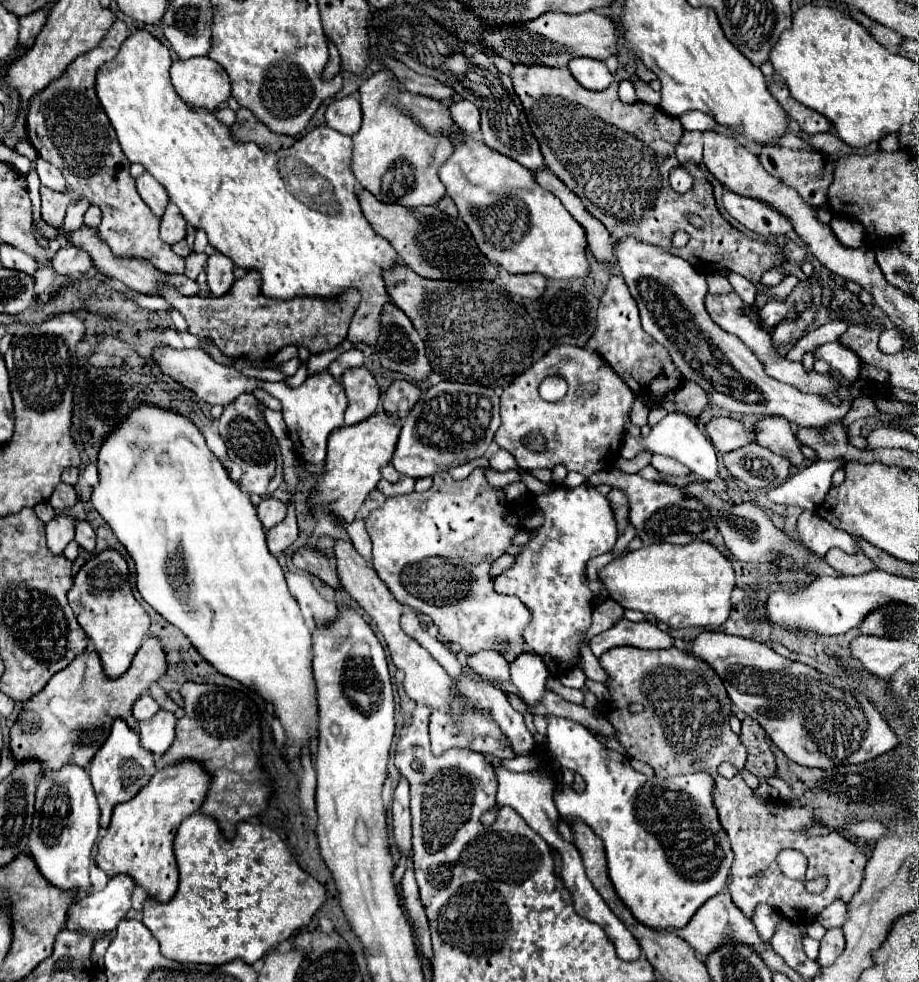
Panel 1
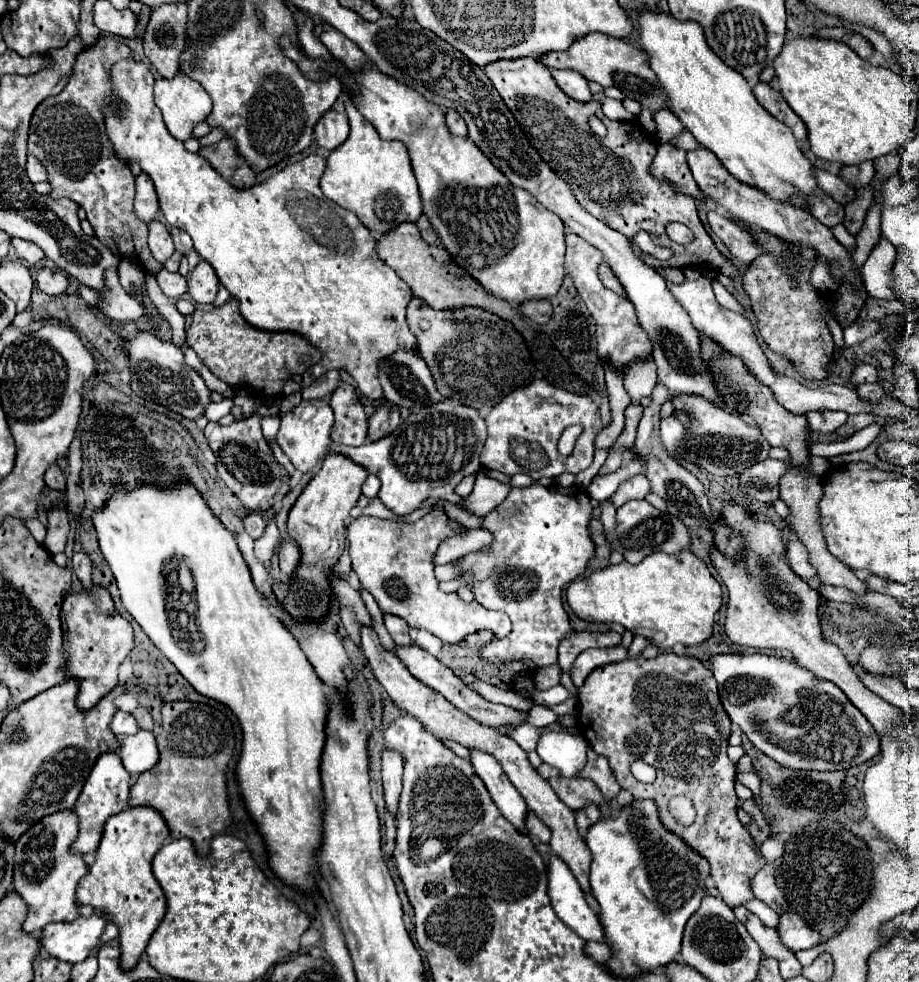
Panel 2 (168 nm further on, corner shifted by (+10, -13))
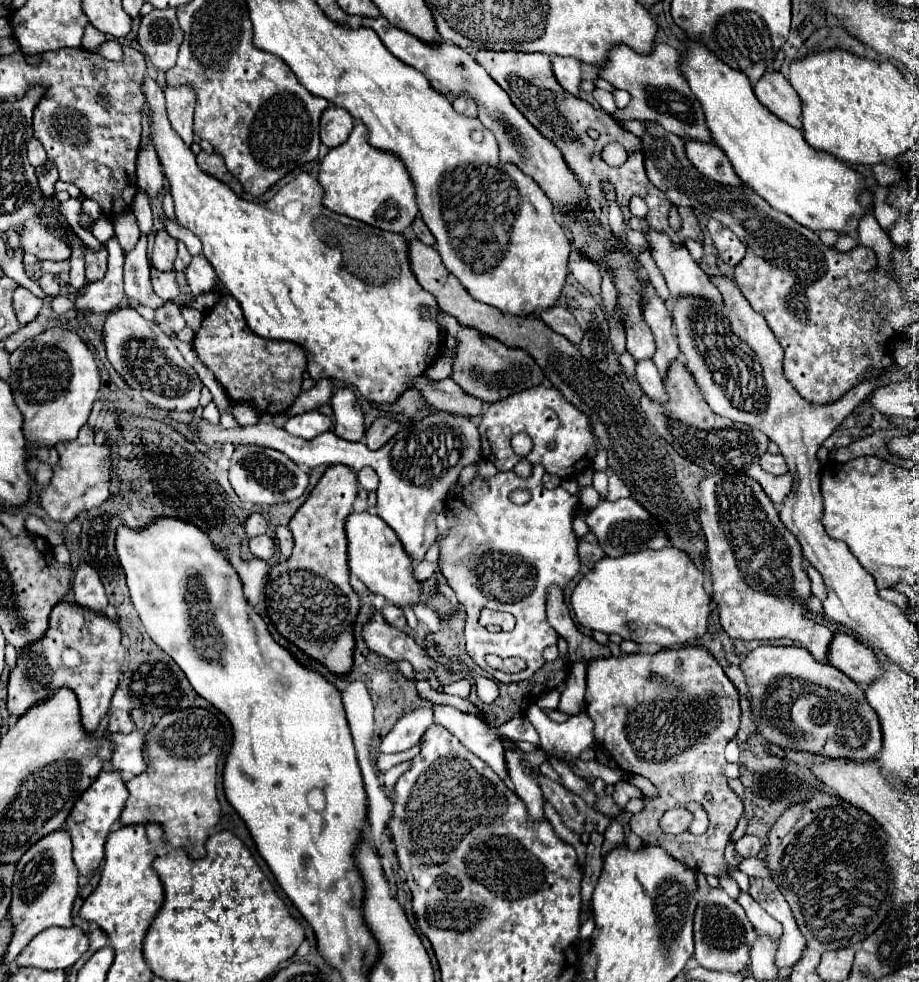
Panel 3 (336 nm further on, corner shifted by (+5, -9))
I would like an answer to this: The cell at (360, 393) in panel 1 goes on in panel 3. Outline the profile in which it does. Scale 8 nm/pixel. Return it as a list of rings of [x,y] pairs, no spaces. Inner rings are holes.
[[[340,388],[332,400],[330,406],[334,410],[336,418],[336,436],[350,440],[350,442],[360,442],[364,438],[364,414],[360,410],[360,404],[356,402],[356,396],[350,388]]]

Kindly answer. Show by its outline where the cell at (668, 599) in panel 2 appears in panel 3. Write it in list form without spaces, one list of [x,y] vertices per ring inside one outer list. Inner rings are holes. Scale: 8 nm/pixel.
[[[666,546],[662,550],[640,550],[622,558],[602,558],[594,568],[578,582],[572,592],[572,608],[578,622],[590,630],[600,630],[604,634],[618,634],[624,640],[636,644],[686,644],[700,638],[706,632],[706,620],[710,612],[710,596],[704,592],[704,576],[698,572],[694,562],[678,548]]]

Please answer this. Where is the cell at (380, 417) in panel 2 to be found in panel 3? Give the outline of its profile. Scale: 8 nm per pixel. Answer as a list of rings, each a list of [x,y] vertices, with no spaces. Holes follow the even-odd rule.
[[[380,416],[366,432],[366,446],[370,450],[382,448],[396,432],[400,430],[400,424],[388,416]]]

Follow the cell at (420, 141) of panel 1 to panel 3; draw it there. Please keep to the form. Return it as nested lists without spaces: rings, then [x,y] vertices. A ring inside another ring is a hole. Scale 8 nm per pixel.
[[[362,122],[354,126],[350,138],[342,146],[332,148],[322,158],[318,184],[324,190],[322,204],[328,210],[346,214],[380,230],[404,234],[418,214],[412,180],[404,164],[396,156],[372,148],[368,144],[368,130]]]

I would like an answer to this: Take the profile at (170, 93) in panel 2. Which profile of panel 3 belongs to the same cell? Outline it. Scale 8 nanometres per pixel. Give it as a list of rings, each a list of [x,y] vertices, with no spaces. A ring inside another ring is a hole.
[[[188,86],[182,88],[166,88],[166,112],[168,112],[168,120],[170,126],[174,128],[176,134],[180,134],[180,138],[184,140],[186,146],[192,144],[192,116],[194,116],[194,106],[196,106],[196,92]]]

